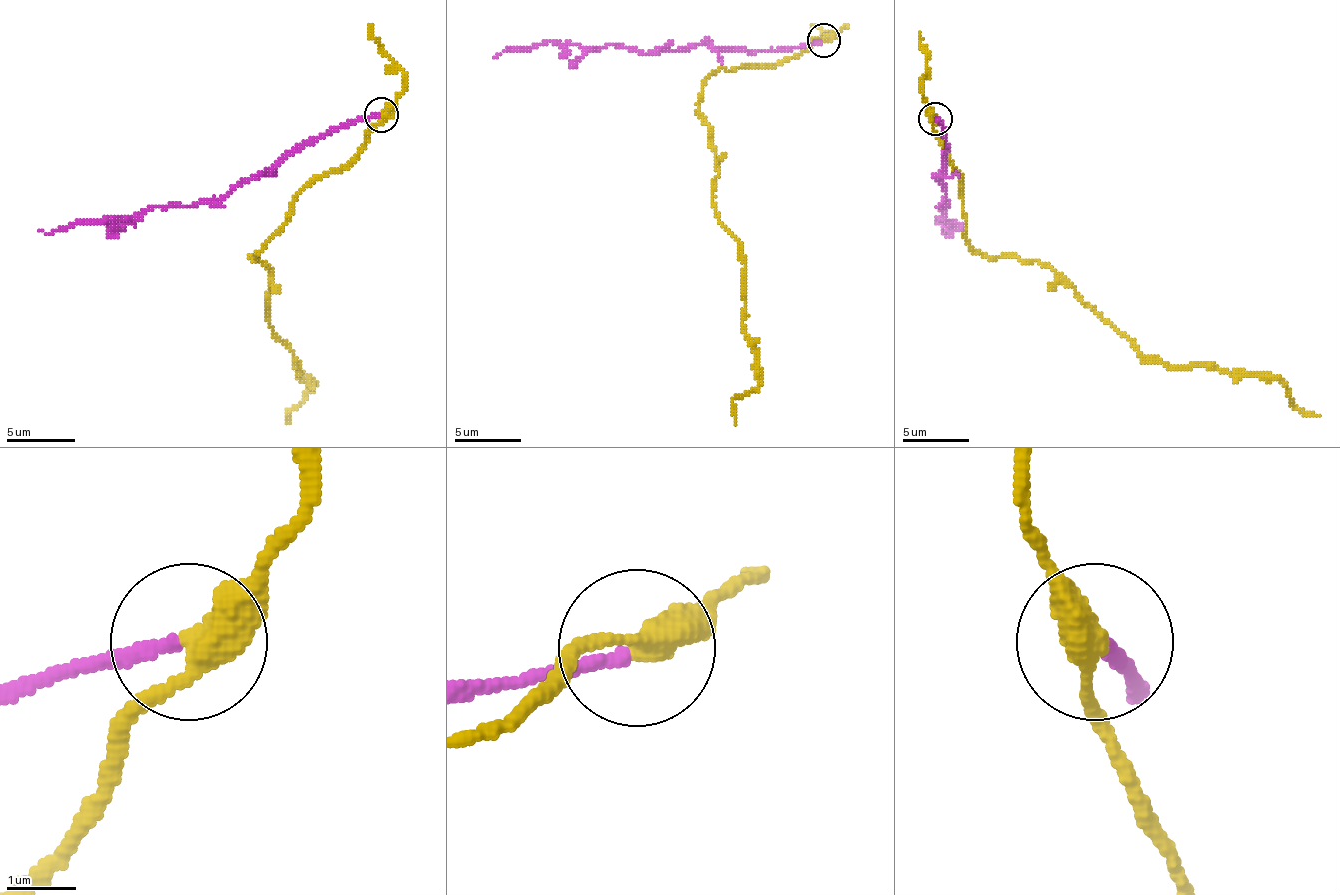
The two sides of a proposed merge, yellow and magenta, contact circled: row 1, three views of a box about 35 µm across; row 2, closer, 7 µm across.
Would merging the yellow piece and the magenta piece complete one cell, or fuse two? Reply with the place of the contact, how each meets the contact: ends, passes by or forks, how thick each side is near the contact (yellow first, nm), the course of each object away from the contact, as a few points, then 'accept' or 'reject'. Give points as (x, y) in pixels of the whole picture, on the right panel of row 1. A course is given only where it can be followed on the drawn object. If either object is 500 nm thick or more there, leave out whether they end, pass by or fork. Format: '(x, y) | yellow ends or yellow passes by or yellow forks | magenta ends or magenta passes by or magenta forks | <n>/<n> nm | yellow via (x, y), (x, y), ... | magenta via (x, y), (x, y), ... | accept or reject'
(935, 119) | yellow passes by | magenta ends | 400/190 nm | yellow via (936, 118), (959, 177), (962, 237), (982, 253), (1048, 263), (1144, 356), (1276, 379), (1319, 415) | magenta via (936, 118), (946, 131), (939, 181), (949, 204), (939, 207), (936, 220), (946, 233), (952, 230) | reject

